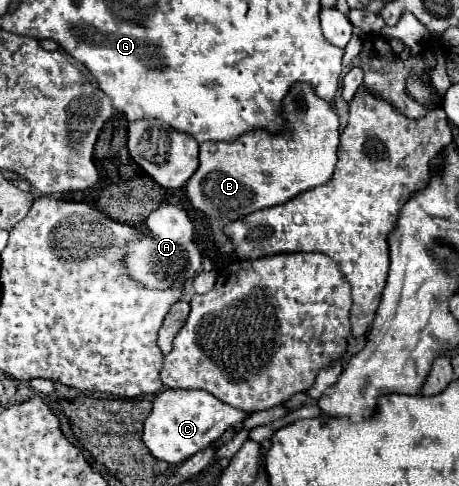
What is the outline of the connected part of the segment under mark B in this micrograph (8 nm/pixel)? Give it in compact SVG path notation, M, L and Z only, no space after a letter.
M294 84L284 100L284 122L286 132L278 136L256 130L238 138L238 142L200 144L200 166L186 184L190 204L206 216L234 222L324 184L334 172L340 138L332 104L322 102L312 86Z

